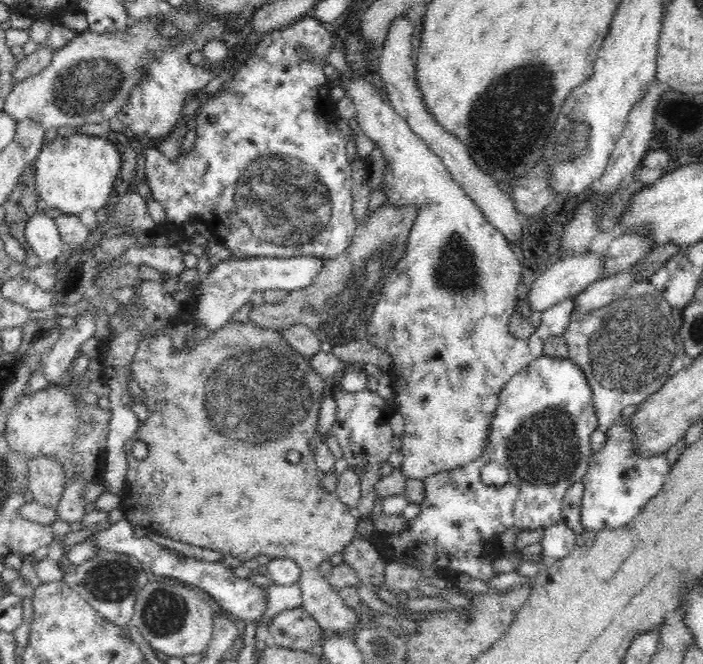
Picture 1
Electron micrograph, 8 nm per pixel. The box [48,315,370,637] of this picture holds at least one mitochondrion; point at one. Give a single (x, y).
(265, 396)

